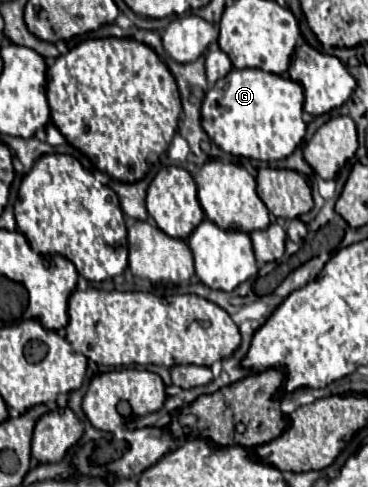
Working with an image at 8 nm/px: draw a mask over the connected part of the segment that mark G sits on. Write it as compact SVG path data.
M231 69L231 75L227 75L227 79L219 79L219 83L215 83L207 93L201 105L201 125L225 153L259 161L279 161L289 157L305 137L305 123L301 119L301 113L303 89L299 87L299 83L261 69Z

